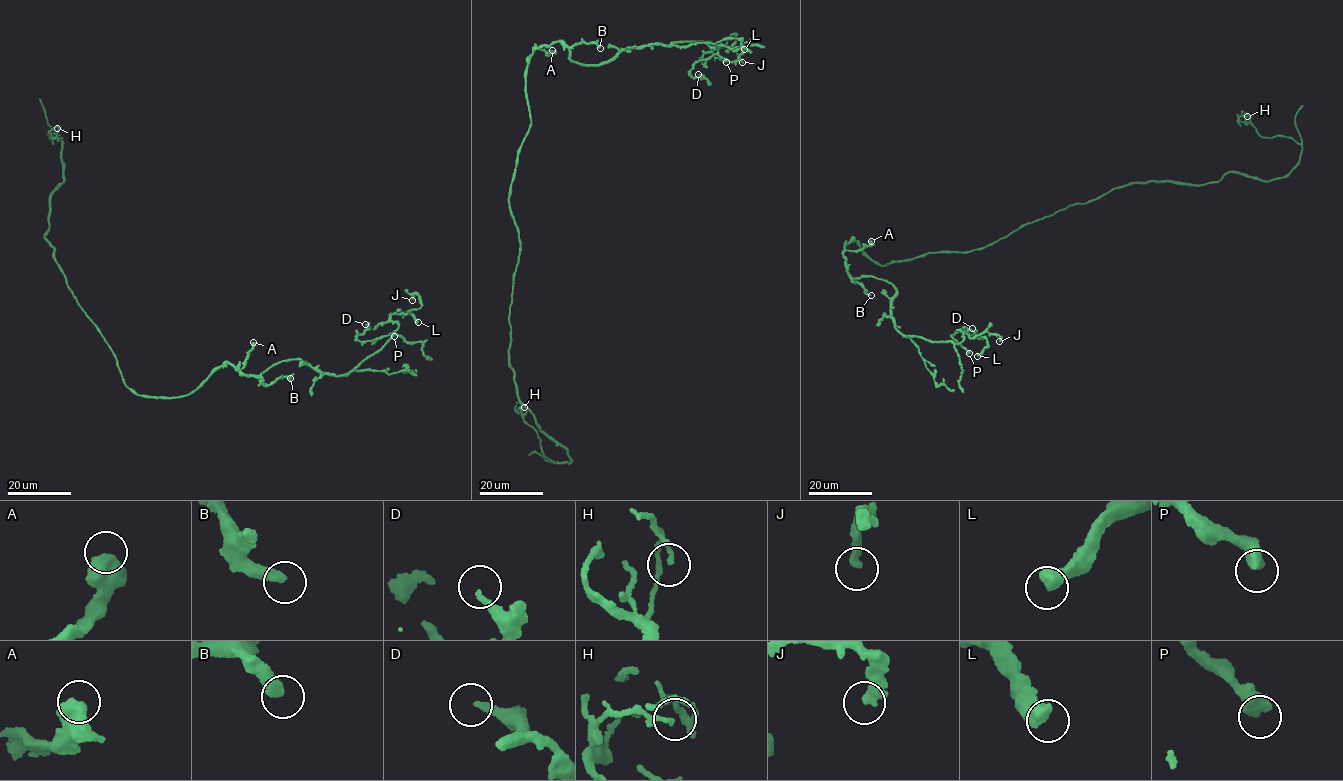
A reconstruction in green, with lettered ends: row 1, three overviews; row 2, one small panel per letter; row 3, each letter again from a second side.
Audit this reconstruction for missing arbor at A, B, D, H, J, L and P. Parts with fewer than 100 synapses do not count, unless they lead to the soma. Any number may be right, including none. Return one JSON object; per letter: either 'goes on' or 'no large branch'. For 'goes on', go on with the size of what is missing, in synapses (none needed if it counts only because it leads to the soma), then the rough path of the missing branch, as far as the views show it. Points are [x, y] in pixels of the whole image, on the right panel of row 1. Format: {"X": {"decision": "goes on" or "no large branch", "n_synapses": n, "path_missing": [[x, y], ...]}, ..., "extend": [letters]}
{"A": {"decision": "no large branch"}, "B": {"decision": "no large branch"}, "D": {"decision": "no large branch"}, "H": {"decision": "no large branch"}, "J": {"decision": "no large branch"}, "L": {"decision": "no large branch"}, "P": {"decision": "no large branch"}, "extend": []}

